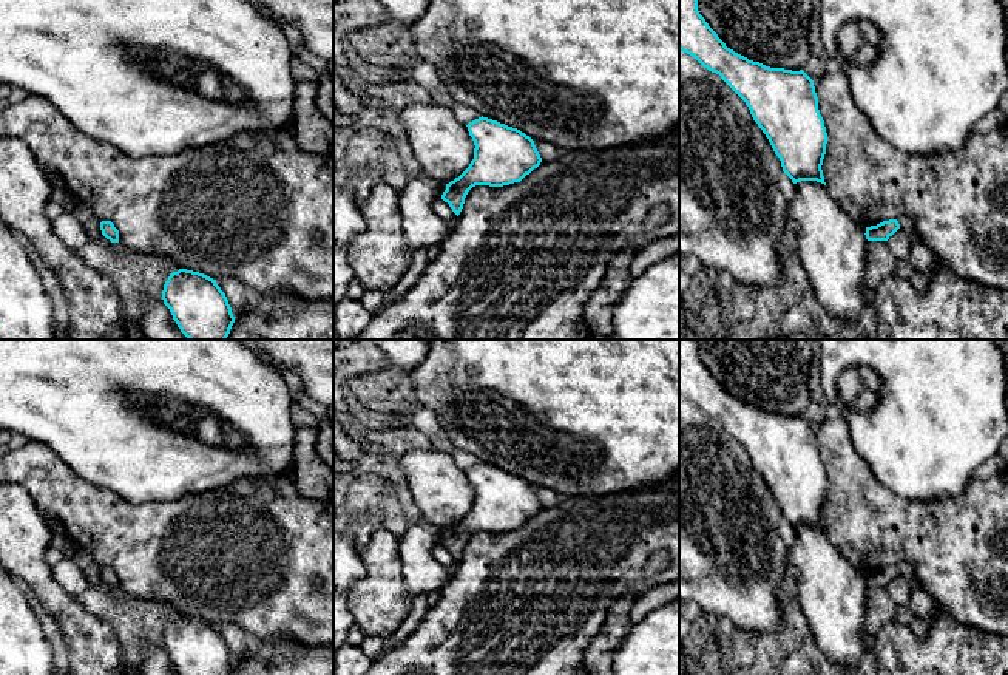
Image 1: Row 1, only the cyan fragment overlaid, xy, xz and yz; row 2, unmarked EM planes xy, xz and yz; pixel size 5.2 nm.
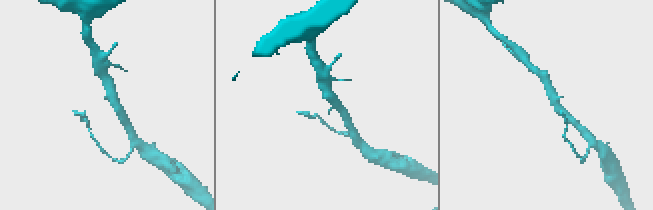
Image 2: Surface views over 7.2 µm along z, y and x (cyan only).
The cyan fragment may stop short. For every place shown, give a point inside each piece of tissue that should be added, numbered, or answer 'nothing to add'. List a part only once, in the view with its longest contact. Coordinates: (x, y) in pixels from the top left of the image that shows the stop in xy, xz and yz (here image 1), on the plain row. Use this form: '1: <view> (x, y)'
nothing to add

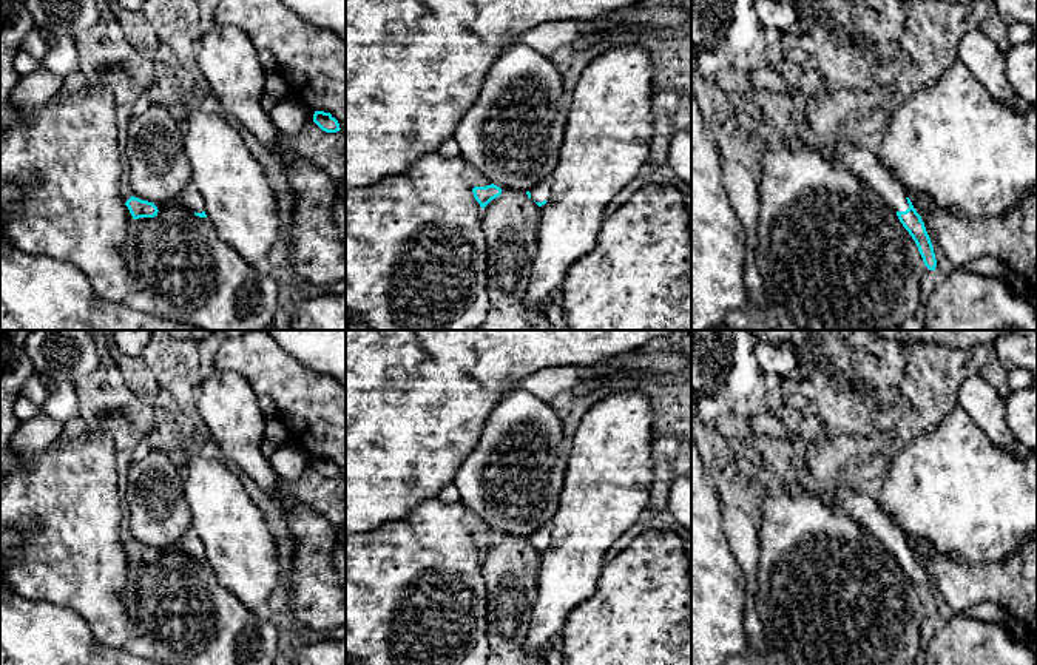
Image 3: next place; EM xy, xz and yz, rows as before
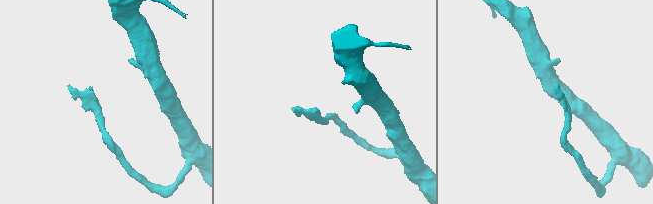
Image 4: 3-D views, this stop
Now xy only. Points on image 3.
1: xy (192, 543)

